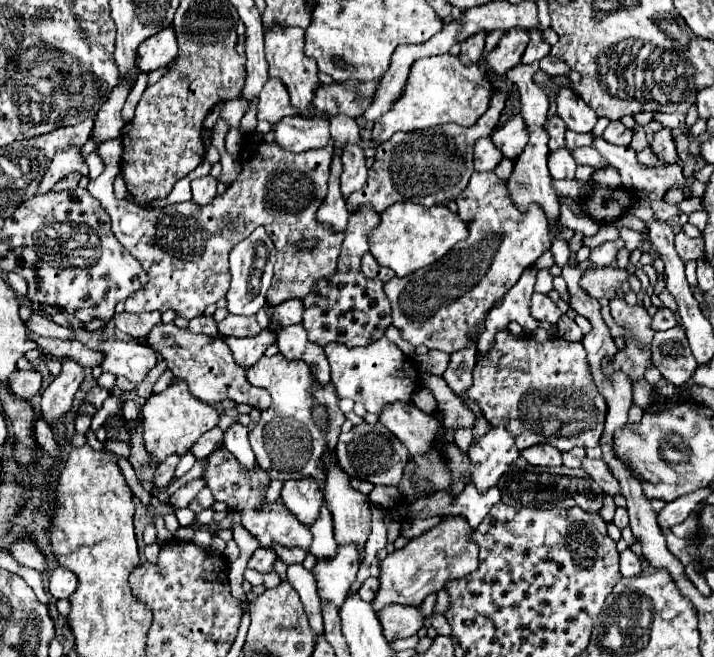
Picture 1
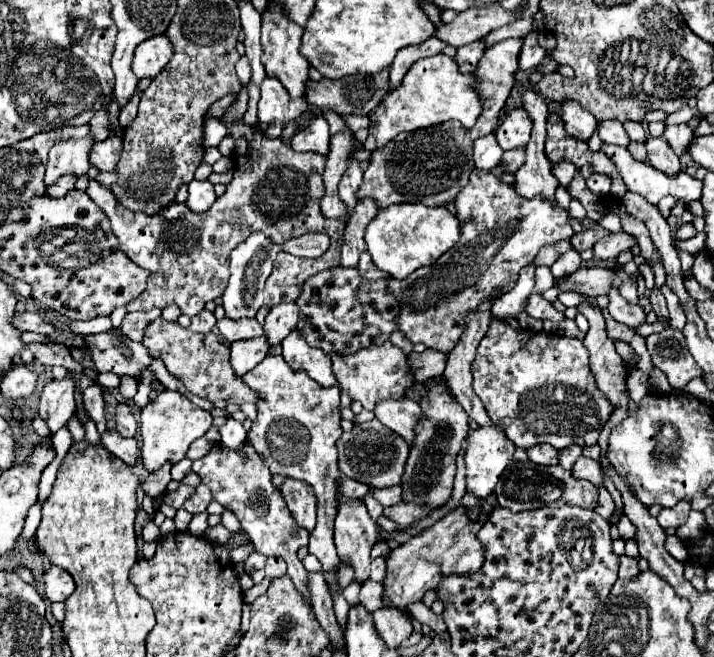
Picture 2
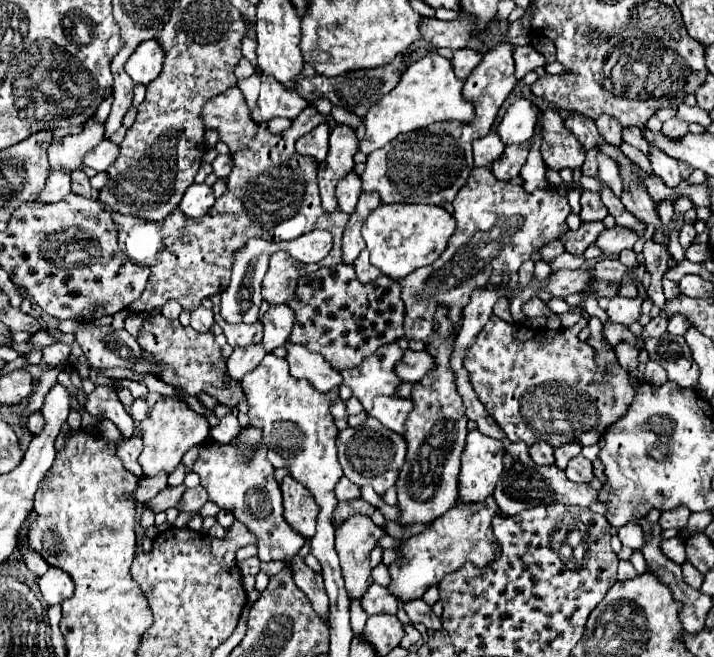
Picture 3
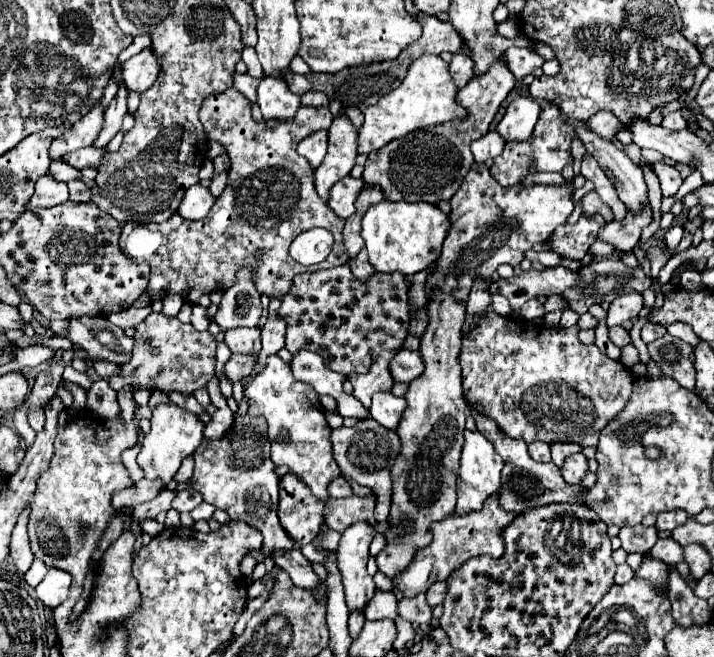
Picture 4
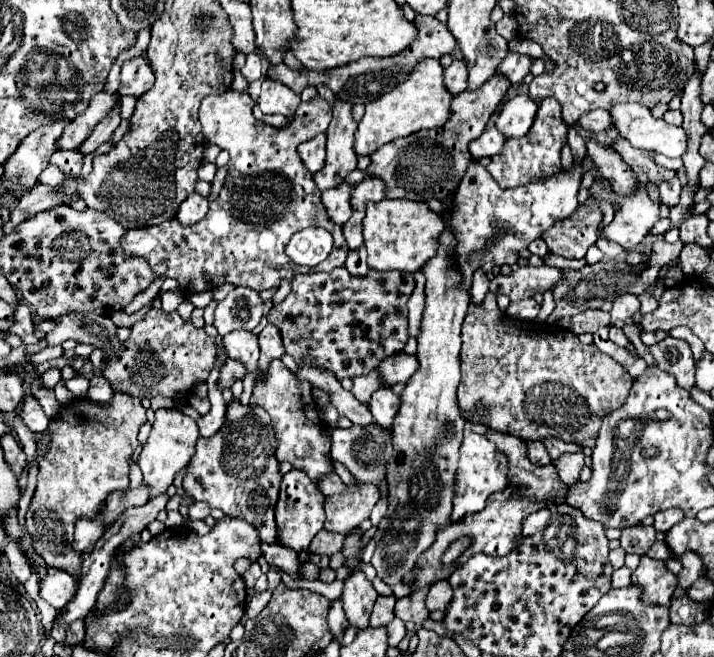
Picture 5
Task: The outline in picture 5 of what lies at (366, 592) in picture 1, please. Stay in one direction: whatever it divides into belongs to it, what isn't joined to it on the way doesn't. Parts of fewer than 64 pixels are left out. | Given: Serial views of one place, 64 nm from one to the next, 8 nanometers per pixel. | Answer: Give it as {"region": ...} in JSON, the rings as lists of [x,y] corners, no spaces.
{"region":[[[378,596],[374,602],[374,610],[370,614],[370,626],[388,624],[394,618],[394,596]]]}

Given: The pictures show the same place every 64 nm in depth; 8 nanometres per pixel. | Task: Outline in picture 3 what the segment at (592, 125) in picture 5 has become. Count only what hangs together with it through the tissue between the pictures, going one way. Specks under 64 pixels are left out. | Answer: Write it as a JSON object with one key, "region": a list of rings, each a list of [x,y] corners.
{"region":[[[600,116],[600,118],[596,118],[596,128],[598,128],[600,136],[608,144],[620,146],[624,142],[622,140],[622,124],[616,118],[612,118],[612,116]]]}

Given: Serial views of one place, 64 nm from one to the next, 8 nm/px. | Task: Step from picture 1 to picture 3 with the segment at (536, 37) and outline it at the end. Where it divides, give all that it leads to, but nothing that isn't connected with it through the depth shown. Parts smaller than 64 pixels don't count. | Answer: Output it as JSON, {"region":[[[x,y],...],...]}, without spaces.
{"region":[[[526,44],[514,48],[514,62],[516,62],[516,78],[522,80],[526,72],[544,66],[544,56],[532,44]]]}

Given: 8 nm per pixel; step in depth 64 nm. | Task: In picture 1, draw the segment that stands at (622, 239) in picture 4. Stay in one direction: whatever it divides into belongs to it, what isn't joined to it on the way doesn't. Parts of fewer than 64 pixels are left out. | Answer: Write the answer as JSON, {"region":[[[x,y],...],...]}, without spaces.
{"region":[[[614,240],[614,242],[604,242],[600,244],[598,248],[594,248],[590,252],[590,262],[592,266],[598,266],[598,268],[604,268],[604,266],[610,266],[614,260],[616,260],[616,254],[618,250],[624,246],[624,240]]]}

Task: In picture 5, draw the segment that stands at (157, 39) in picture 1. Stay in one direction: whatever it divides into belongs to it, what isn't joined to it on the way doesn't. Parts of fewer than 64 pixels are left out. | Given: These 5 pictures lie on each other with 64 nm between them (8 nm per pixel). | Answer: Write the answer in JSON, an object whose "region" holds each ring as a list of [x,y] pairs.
{"region":[[[136,56],[122,64],[122,78],[120,78],[118,94],[132,94],[142,96],[154,84],[154,70],[146,56]]]}

